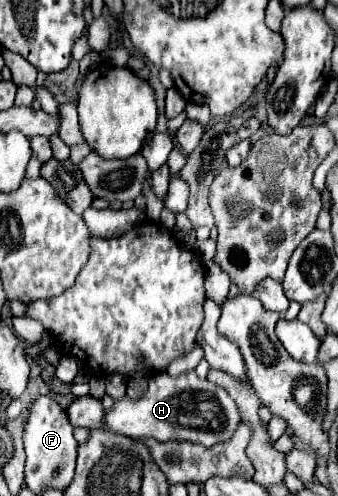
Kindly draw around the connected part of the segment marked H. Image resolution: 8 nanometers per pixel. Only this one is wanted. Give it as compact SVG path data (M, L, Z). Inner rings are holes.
M188 370L176 378L168 376L166 372L154 374L146 394L140 400L130 400L124 396L104 414L104 426L116 434L130 438L156 438L160 442L192 440L204 446L228 440L238 424L240 414L228 392L208 380L200 380L194 370Z

